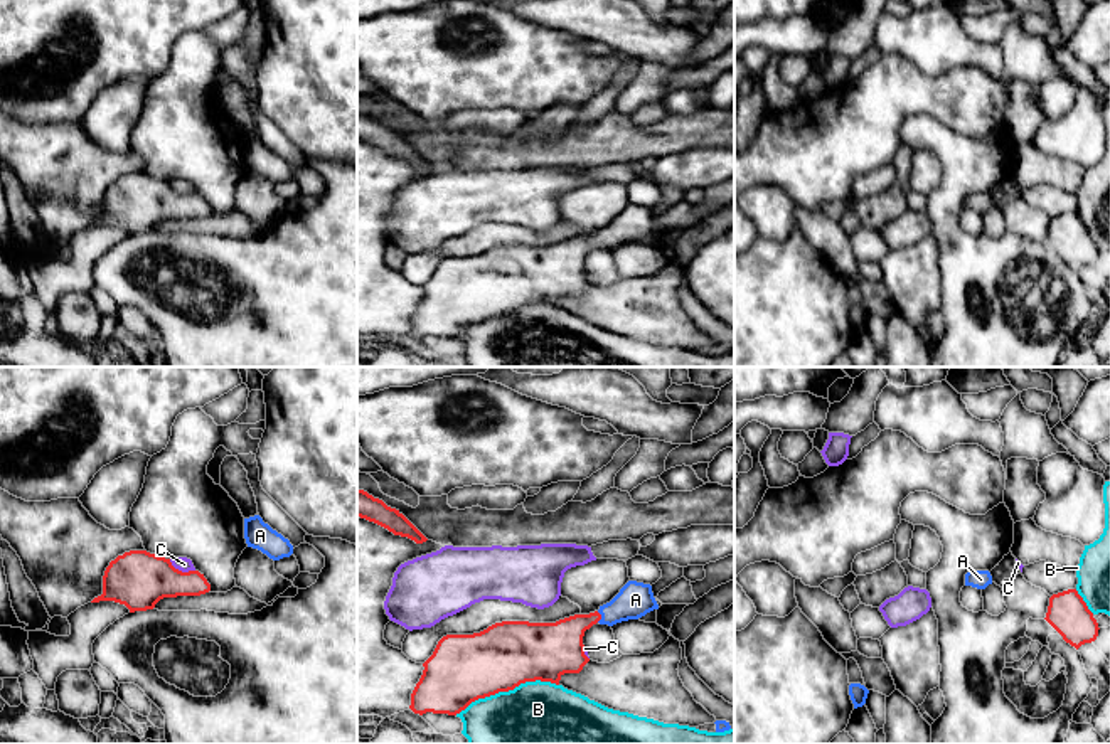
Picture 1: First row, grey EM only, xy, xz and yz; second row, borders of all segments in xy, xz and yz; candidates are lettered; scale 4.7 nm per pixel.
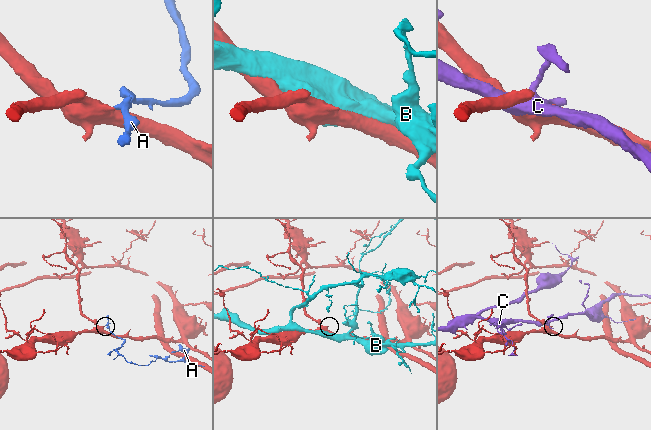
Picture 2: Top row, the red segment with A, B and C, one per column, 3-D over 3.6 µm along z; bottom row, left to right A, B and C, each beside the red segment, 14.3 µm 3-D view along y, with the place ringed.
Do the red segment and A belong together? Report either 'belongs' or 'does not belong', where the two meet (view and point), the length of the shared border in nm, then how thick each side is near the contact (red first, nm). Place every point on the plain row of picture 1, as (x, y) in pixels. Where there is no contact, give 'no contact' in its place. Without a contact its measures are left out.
belongs; contact xz (600, 239); length 60 nm; calibres 240 and 170 nm

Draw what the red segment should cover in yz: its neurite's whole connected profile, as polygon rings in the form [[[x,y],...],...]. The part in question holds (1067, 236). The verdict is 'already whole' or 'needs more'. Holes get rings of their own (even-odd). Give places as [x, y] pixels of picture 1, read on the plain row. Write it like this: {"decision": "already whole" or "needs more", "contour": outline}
{"decision": "already whole", "contour": [[[1076,212],[1053,217],[1044,242],[1076,273],[1095,264],[1100,252]]]}

